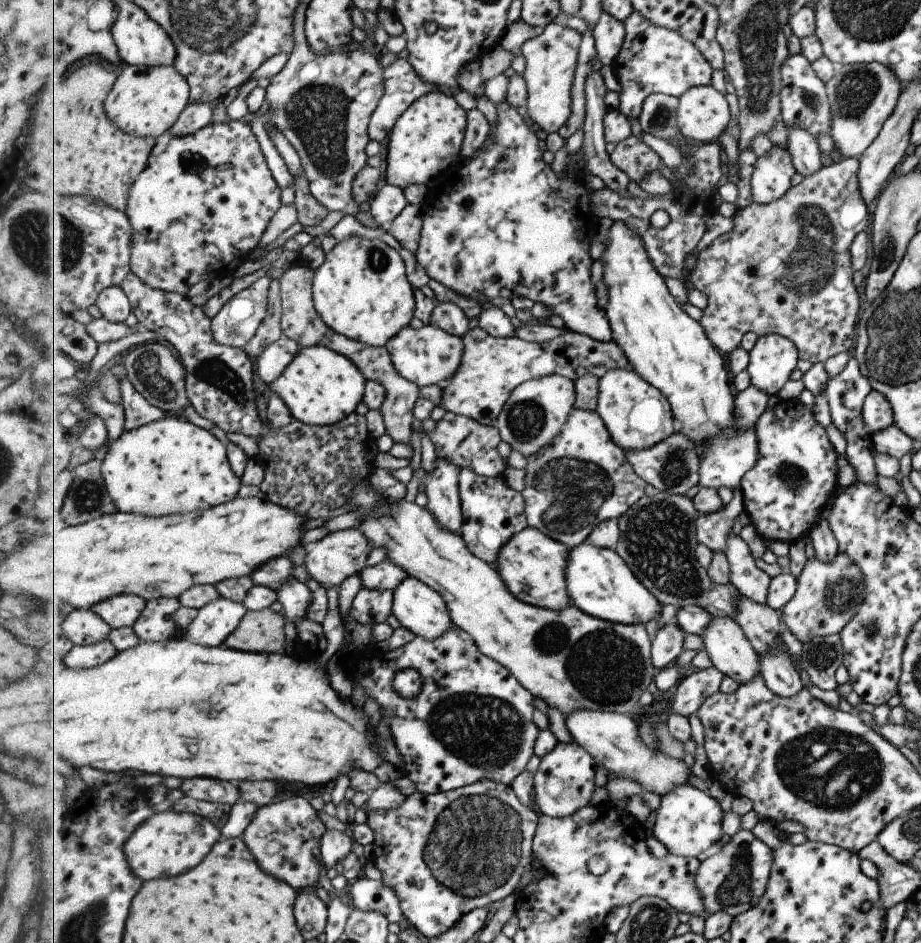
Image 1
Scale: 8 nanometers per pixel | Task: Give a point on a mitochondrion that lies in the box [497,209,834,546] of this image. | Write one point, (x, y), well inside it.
(571, 491)

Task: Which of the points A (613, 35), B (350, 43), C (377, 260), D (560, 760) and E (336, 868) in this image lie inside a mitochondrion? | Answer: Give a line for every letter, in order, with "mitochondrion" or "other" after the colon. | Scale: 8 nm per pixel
A: other
B: other
C: mitochondrion
D: other
E: other

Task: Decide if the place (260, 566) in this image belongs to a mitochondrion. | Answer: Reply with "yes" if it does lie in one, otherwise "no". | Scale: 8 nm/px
no

